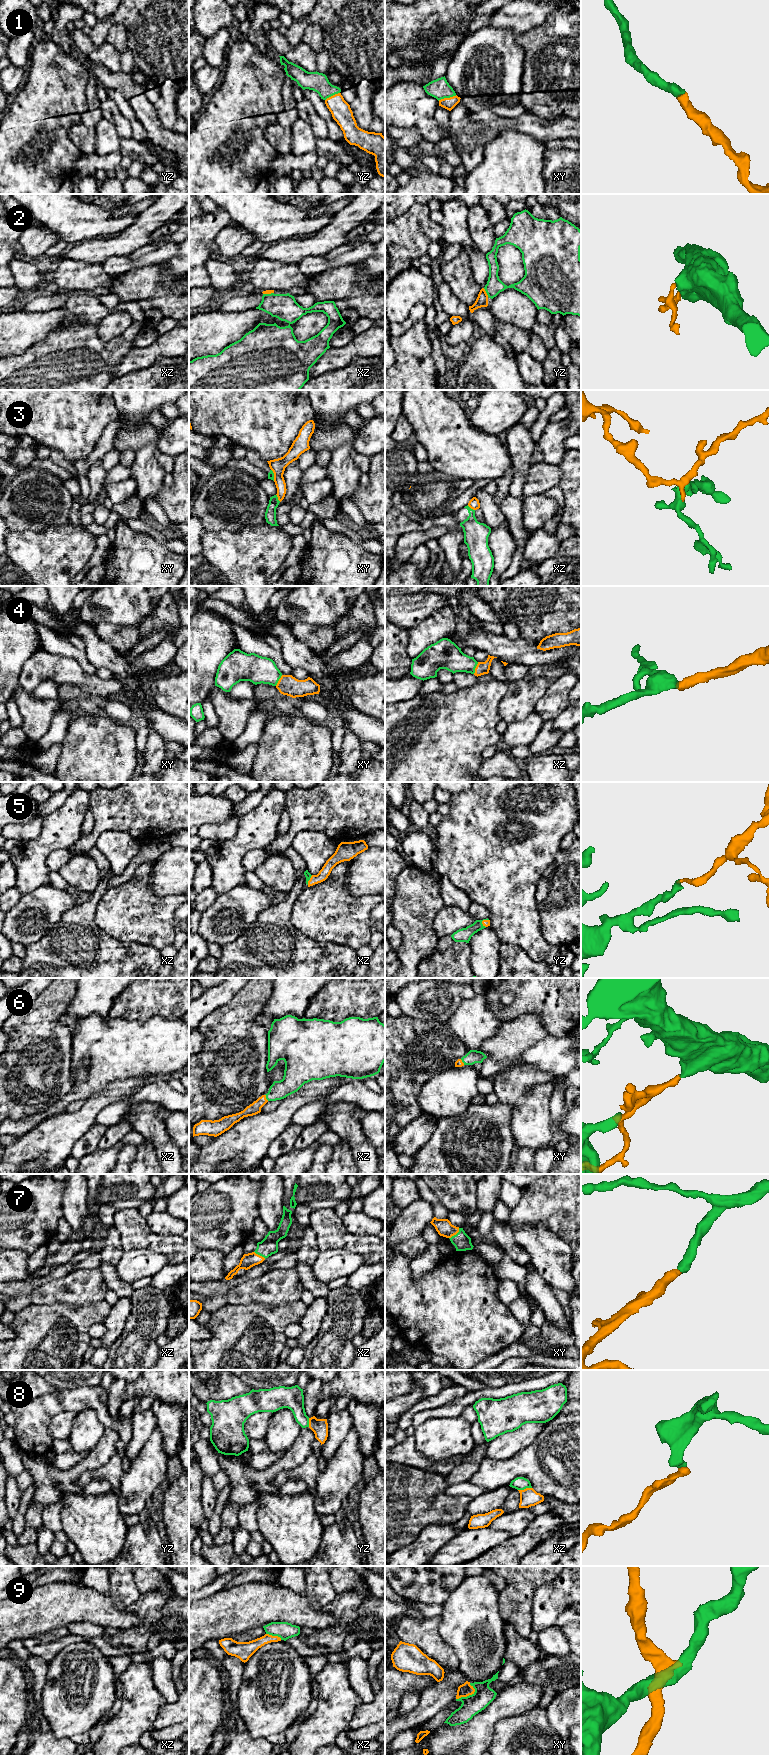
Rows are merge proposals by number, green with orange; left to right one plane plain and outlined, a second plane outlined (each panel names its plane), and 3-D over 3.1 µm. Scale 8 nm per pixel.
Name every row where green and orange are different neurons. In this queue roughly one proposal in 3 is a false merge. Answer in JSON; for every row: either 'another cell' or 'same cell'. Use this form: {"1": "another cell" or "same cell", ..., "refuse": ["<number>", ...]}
{"1": "same cell", "2": "another cell", "3": "another cell", "4": "same cell", "5": "same cell", "6": "same cell", "7": "same cell", "8": "same cell", "9": "another cell", "refuse": ["2", "3", "9"]}

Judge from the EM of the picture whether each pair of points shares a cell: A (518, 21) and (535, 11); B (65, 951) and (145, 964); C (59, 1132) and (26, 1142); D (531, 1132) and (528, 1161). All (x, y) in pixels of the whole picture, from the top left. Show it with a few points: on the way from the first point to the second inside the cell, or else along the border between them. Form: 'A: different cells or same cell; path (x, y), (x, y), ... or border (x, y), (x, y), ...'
A: same cell; path (522, 17), (531, 12)
B: same cell; path (85, 964), (125, 964)
C: same cell; path (51, 1140), (34, 1142)
D: different cells; border (518, 1147), (528, 1147), (535, 1151)

